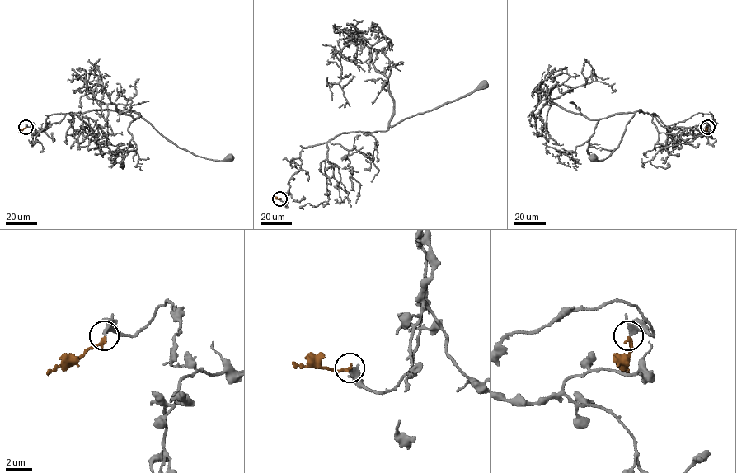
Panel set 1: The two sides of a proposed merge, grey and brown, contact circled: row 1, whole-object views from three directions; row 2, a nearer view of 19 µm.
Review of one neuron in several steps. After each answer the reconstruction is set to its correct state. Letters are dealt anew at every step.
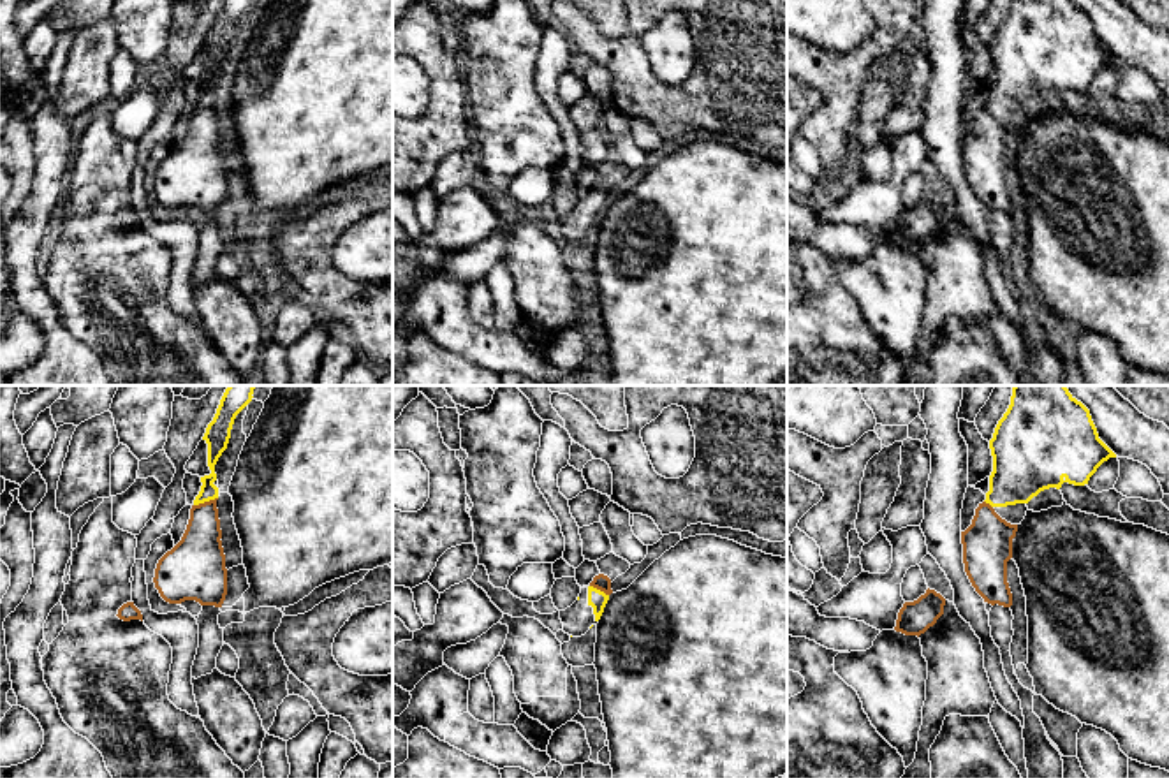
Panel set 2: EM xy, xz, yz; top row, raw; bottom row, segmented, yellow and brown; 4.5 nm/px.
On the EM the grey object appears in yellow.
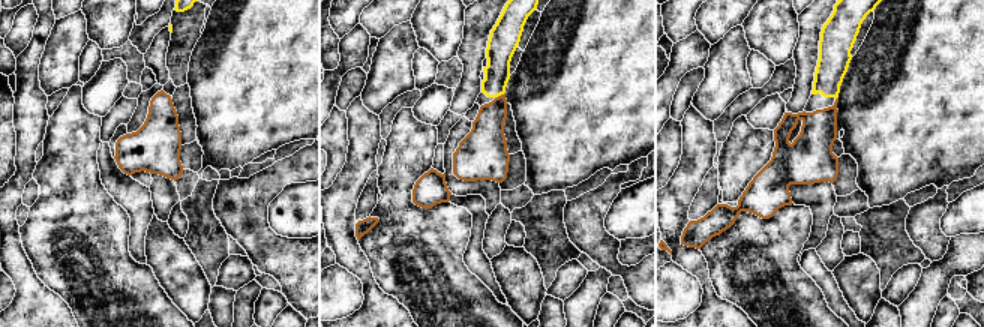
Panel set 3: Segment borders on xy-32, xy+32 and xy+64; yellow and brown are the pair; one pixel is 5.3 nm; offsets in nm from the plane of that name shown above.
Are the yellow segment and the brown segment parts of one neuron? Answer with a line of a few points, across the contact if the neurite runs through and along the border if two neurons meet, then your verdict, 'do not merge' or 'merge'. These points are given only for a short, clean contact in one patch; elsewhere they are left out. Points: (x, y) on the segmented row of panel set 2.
line xy (208, 491), (205, 500), (199, 555); merge

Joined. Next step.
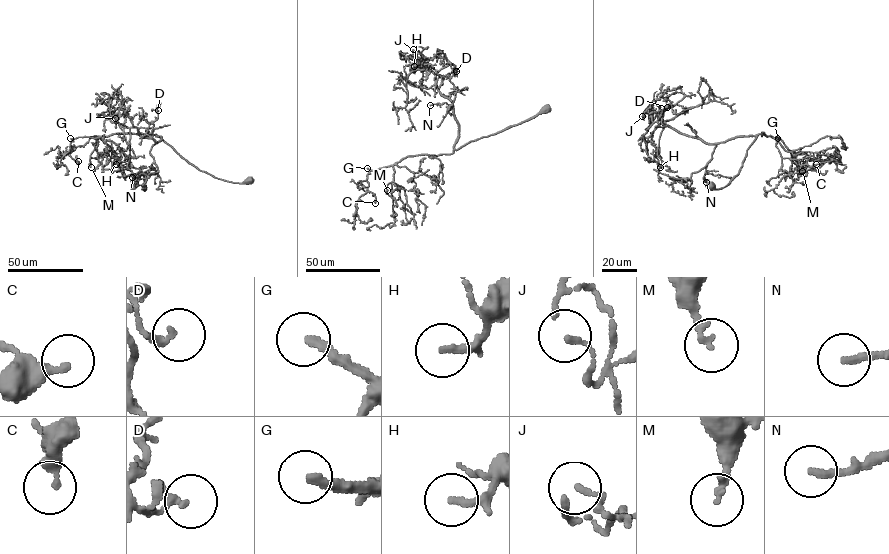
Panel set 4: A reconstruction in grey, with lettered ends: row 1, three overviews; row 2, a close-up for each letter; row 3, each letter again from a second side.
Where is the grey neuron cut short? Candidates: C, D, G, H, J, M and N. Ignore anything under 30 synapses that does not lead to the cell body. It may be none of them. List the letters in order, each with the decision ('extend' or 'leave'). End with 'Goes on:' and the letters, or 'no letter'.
C: leave
D: leave
G: extend
H: leave
J: leave
M: leave
N: extend
Goes on: G, N

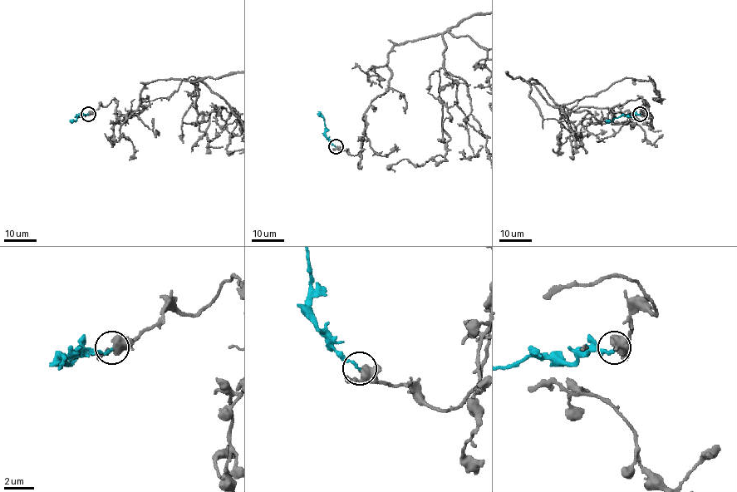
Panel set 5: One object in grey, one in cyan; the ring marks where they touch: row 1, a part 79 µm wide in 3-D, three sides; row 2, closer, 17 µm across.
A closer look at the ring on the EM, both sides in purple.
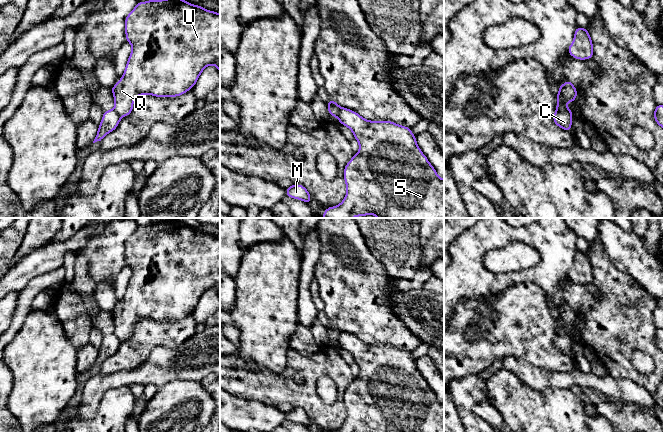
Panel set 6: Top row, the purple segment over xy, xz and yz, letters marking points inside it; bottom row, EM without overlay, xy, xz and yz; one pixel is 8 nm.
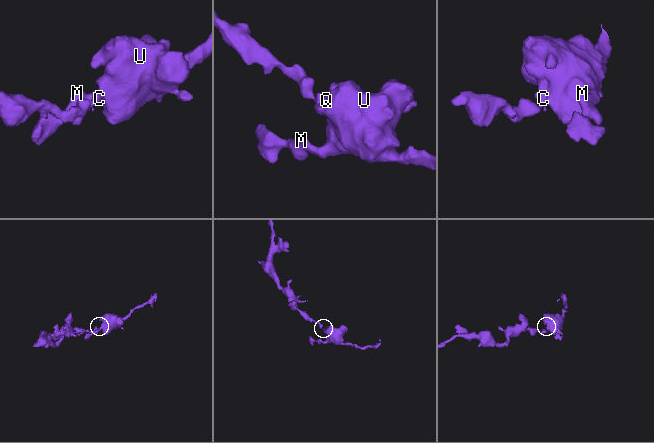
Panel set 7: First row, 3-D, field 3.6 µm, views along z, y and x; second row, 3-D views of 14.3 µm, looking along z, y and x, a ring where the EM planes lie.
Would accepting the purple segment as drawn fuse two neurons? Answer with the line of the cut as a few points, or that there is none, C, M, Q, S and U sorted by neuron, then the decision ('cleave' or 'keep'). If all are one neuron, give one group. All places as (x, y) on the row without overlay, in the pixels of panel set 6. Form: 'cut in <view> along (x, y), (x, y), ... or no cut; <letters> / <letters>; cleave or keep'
cut in yz along (557, 333), (571, 338); C / M Q S U; cleave

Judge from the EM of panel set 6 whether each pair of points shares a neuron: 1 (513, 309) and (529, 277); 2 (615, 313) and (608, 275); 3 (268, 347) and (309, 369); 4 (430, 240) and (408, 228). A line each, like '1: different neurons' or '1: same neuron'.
1: different neurons
2: same neuron
3: different neurons
4: different neurons

